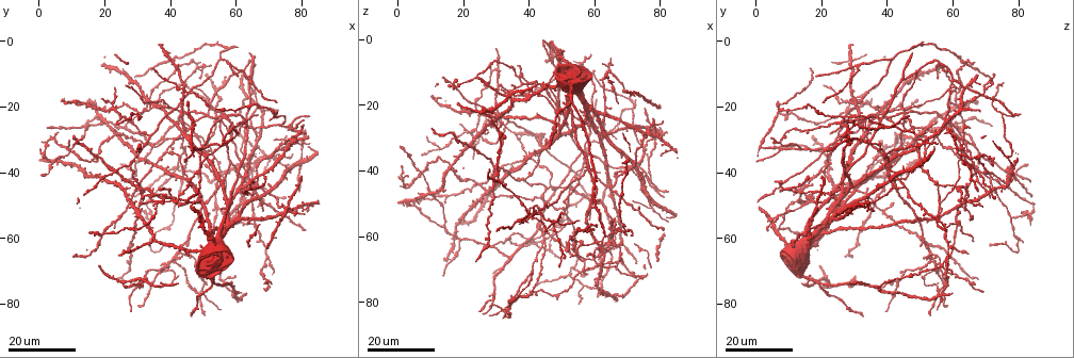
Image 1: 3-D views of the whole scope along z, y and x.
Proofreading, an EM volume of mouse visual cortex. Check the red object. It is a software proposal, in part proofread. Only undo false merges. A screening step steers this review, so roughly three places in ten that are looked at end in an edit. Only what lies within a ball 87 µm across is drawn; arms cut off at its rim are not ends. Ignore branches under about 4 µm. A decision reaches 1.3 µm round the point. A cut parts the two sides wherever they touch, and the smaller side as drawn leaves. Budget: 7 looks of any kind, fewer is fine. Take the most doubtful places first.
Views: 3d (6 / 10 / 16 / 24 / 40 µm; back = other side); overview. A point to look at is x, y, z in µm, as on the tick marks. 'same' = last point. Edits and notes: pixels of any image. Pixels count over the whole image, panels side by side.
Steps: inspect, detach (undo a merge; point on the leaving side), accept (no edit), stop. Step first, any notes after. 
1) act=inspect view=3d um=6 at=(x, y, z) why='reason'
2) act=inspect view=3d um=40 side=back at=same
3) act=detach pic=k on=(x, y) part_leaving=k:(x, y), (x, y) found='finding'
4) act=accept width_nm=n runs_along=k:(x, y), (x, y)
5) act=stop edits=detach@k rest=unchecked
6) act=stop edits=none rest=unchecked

act=inspect view=3d um=24 at=(23.5, 22.0, 27.5) why='arms part here'

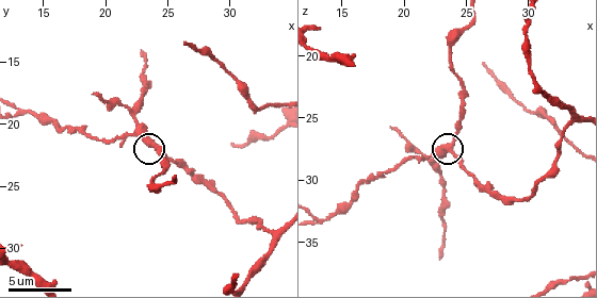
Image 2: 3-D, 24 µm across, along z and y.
act=inspect view=3d um=10 at=(23.8, 21.6, 27.0)

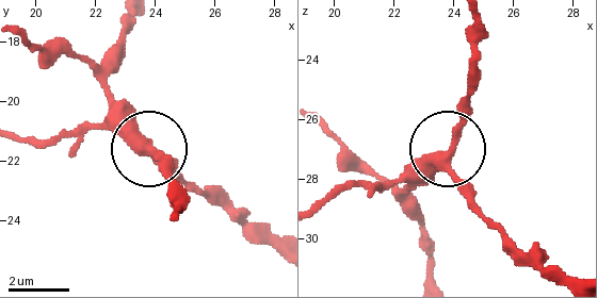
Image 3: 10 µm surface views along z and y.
act=accept side_arm_um=23 runs_along=3:(559, 279), (482, 210), (449, 156), (438, 154), (408, 192) found='all the same neuron'

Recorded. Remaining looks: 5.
act=inspect view=3d um=16 at=(76.5, 26.0, 42.5) why='two arms in line, one across'

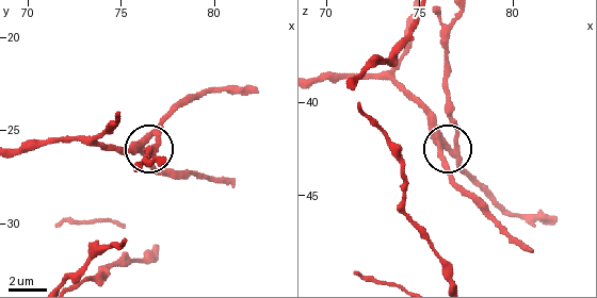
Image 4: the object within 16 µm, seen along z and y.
act=inspect view=3d um=6 at=(77.0, 25.4, 42.1)

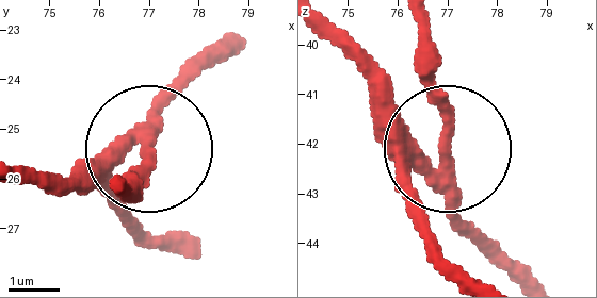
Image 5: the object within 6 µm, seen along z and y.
act=detach pic=5 on=(148, 168) side_arm_um=8 part_leaving=5:(145, 133), (119, 184) found='two neurons meet here'

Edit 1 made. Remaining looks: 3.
act=inspect view=3d um=24 at=(26.0, 27.0, 62.0) why='looks like a crossing'

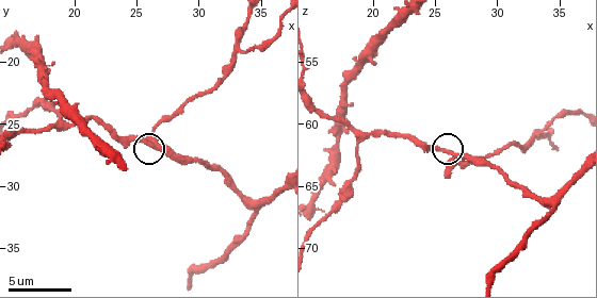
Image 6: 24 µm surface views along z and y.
act=inspect view=3d um=10 at=(26.6, 26.6, 62.8) why='zoom in'

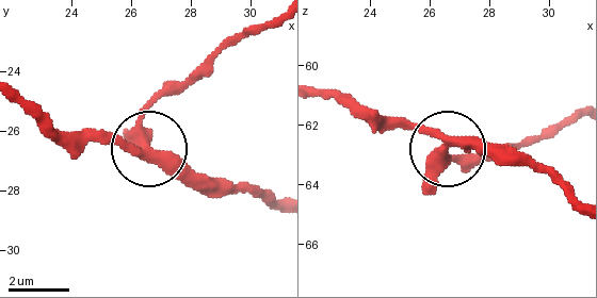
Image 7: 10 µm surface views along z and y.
act=accept arms=4 runs_along=7:(275, 208), (238, 185), (154, 156), (146, 111), (161, 83) found='continuous, no second neuron'

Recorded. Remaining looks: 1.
act=inspect view=3d um=6 at=(31.0, 16.8, 24.6) why='calibre changes'

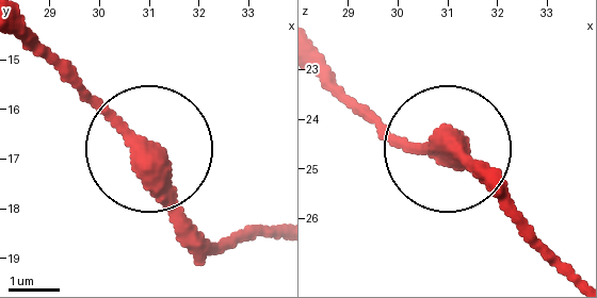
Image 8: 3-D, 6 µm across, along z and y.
act=accept found='one neuron here'

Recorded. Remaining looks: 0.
act=stop edits=detach@5 rest=unchecked

